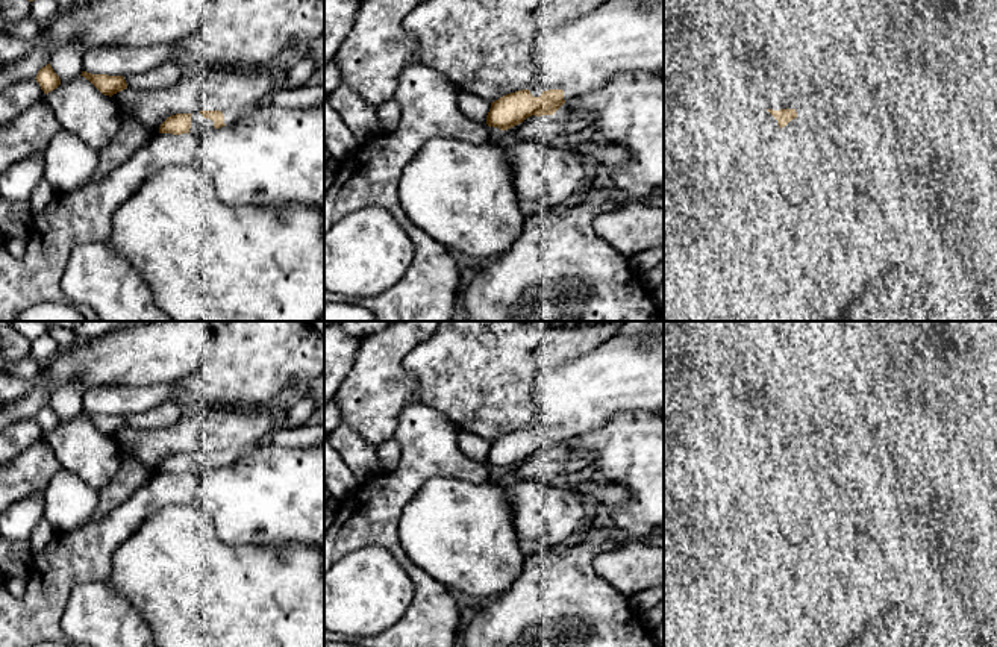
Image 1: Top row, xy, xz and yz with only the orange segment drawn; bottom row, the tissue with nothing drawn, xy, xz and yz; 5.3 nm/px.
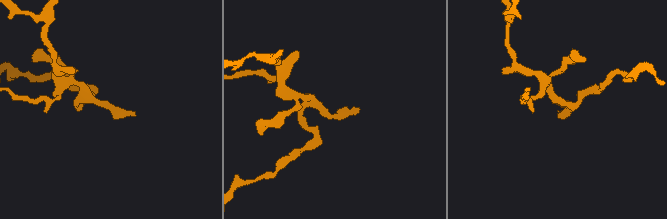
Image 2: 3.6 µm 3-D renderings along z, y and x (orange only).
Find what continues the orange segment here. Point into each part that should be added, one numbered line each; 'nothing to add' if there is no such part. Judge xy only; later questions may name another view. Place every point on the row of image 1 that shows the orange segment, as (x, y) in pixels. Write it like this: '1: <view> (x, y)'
1: xy (199, 125)

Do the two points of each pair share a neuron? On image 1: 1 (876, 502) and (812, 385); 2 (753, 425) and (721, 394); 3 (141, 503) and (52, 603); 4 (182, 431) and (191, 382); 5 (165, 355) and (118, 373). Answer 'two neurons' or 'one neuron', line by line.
1: two neurons
2: one neuron
3: one neuron
4: two neurons
5: one neuron

